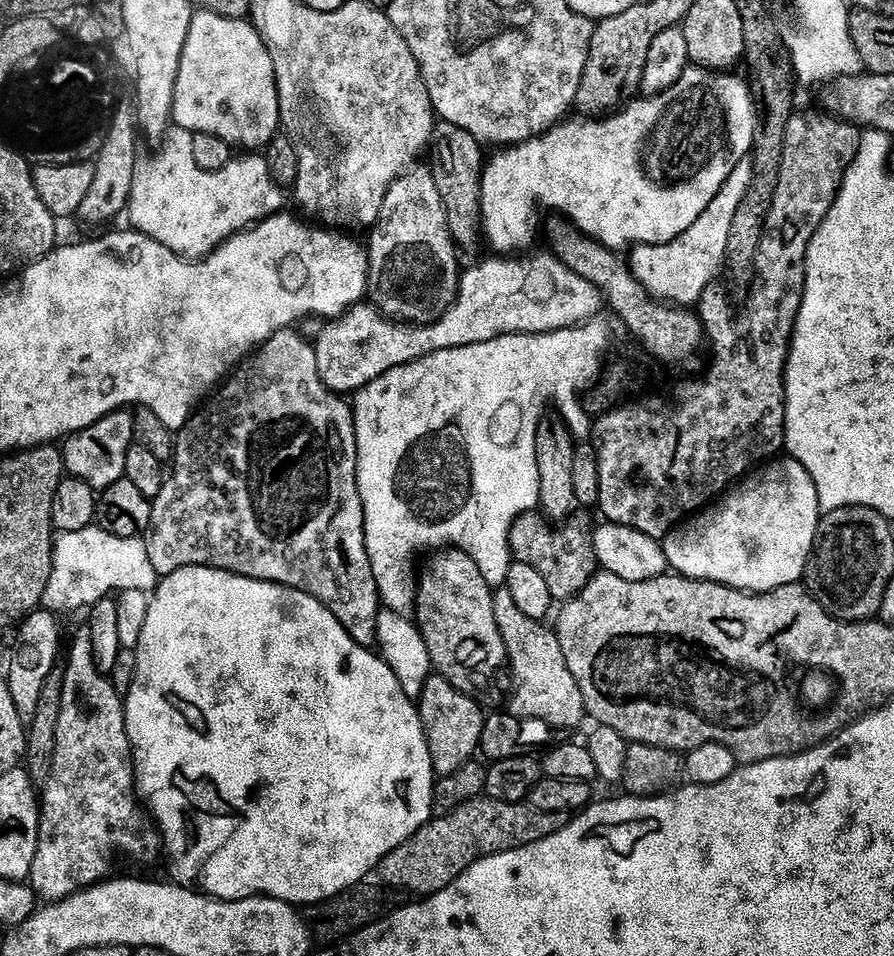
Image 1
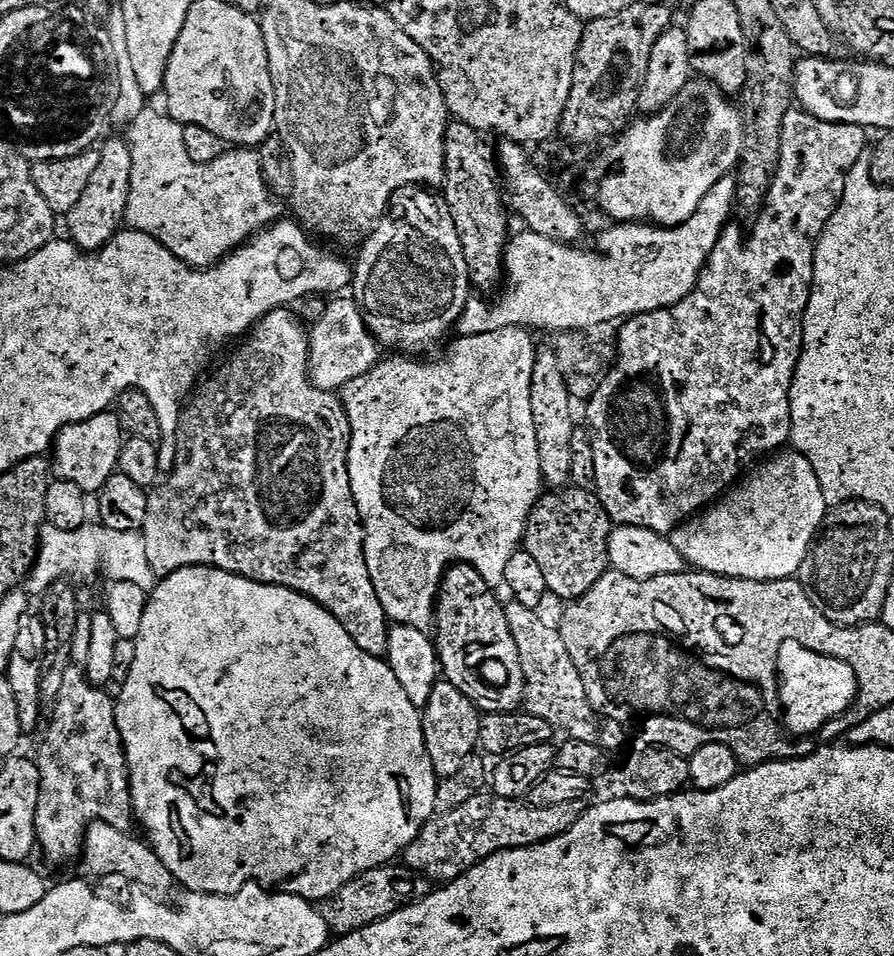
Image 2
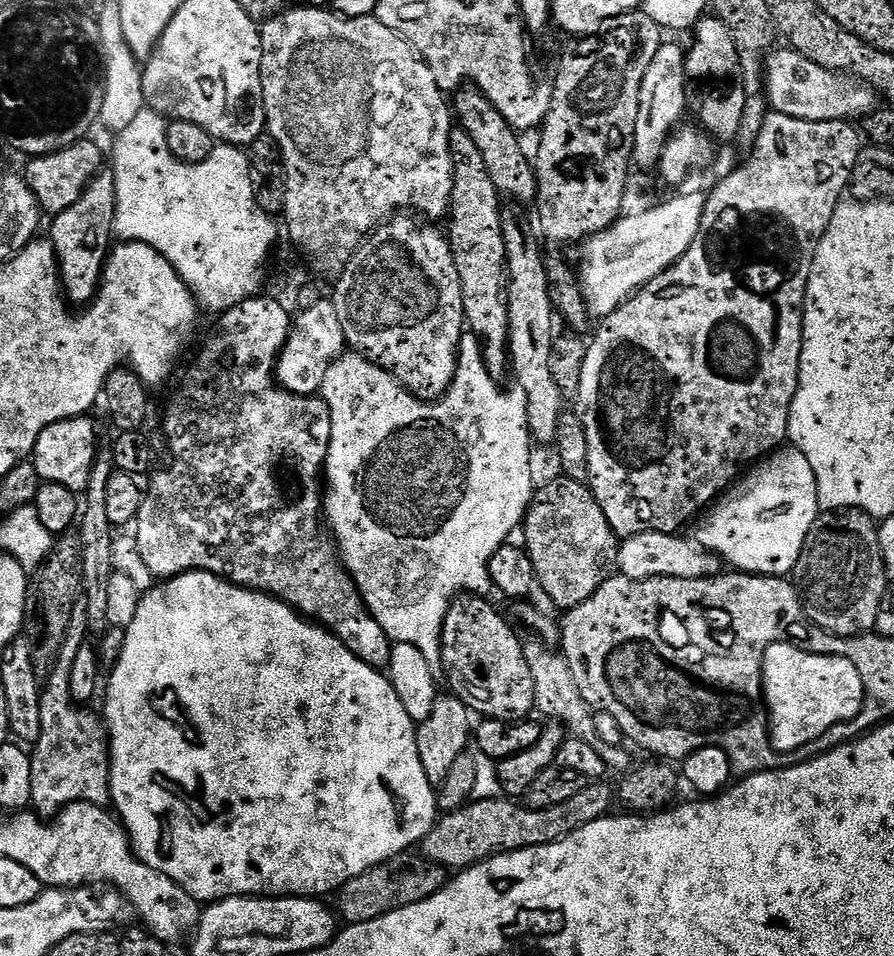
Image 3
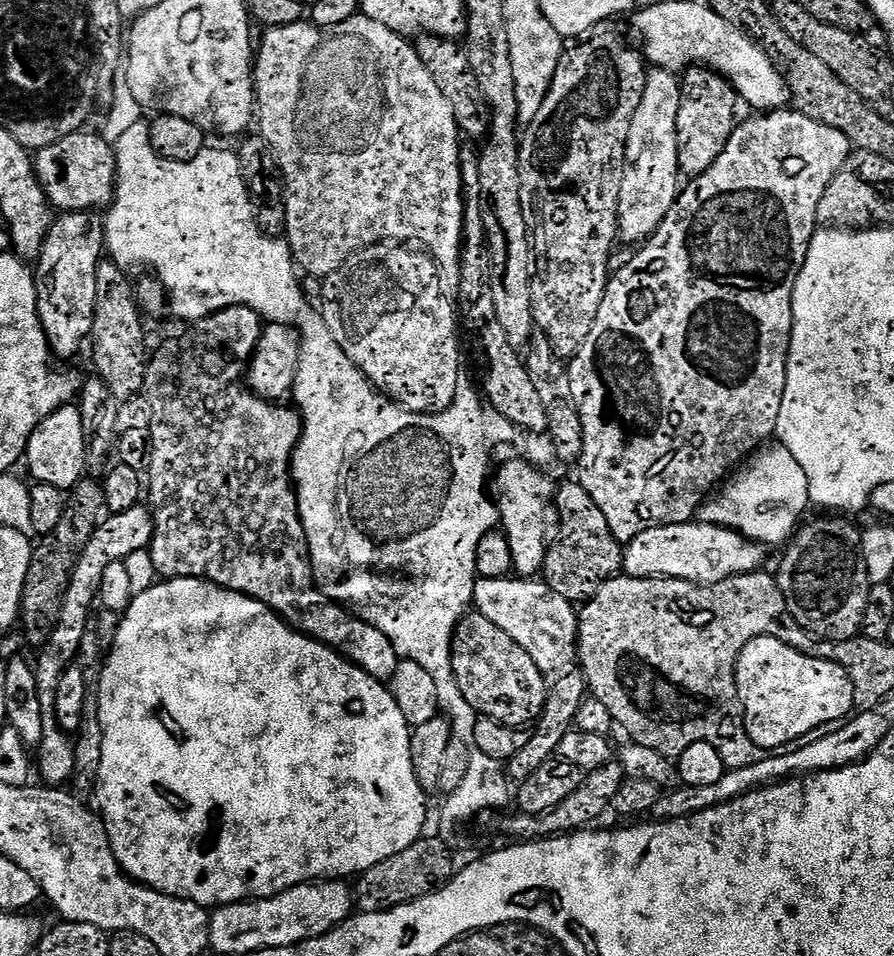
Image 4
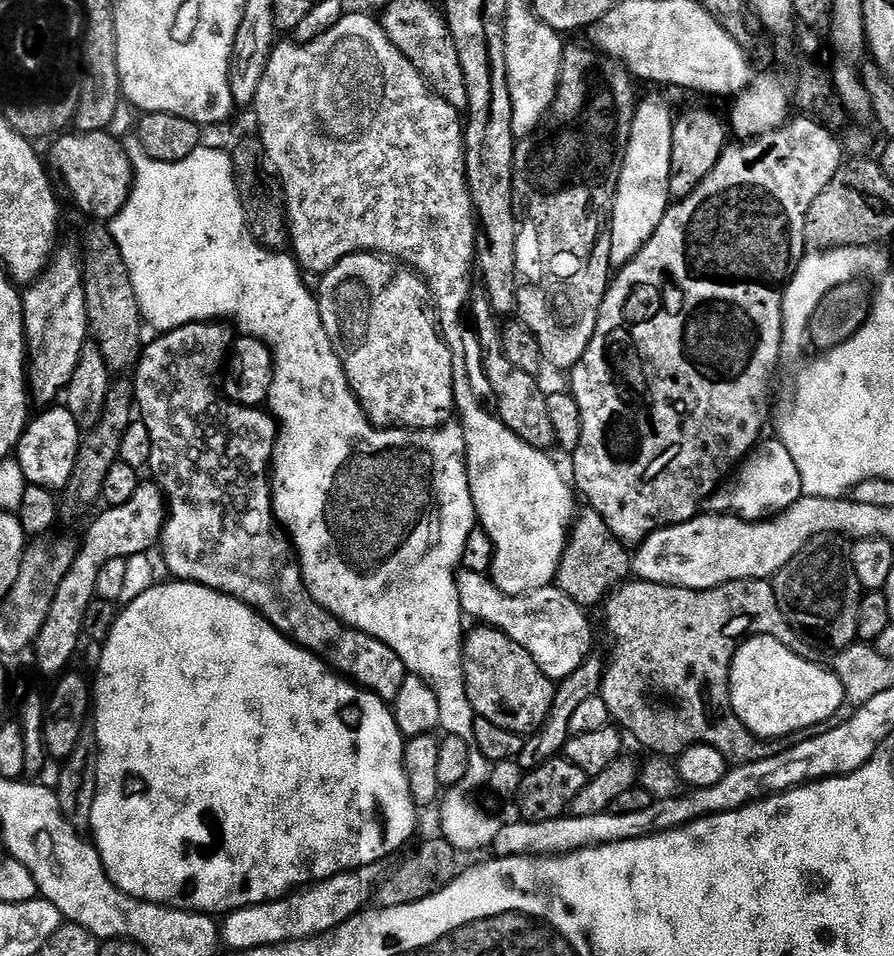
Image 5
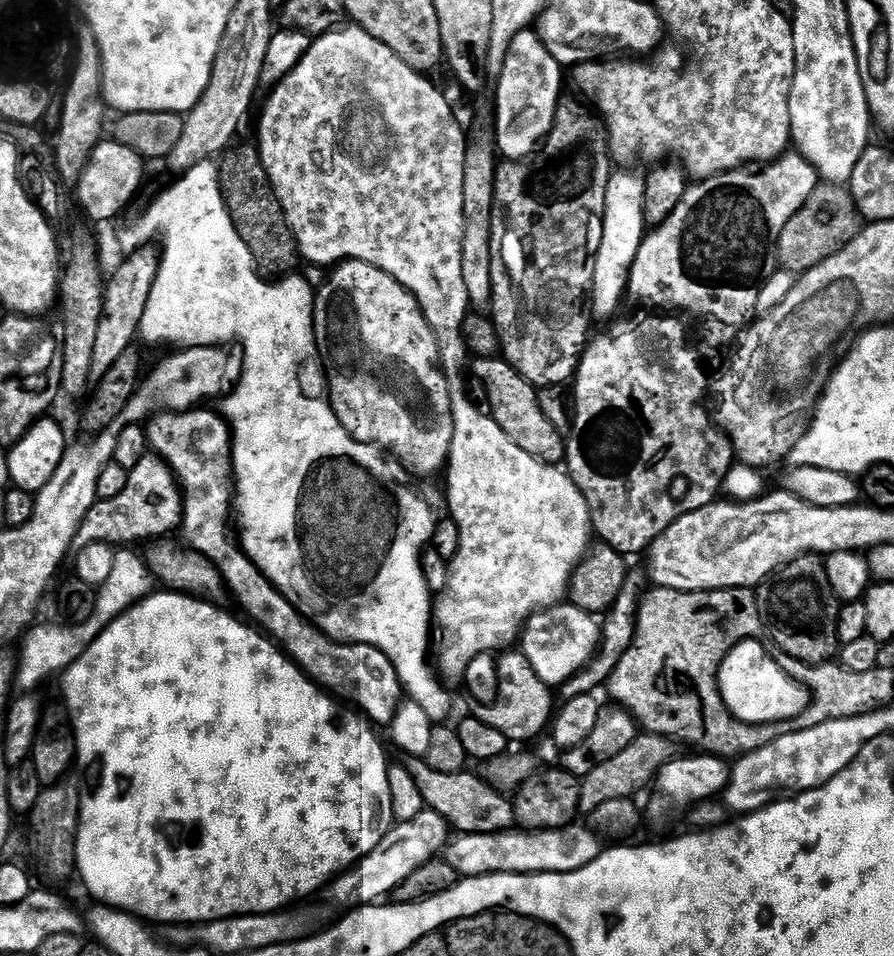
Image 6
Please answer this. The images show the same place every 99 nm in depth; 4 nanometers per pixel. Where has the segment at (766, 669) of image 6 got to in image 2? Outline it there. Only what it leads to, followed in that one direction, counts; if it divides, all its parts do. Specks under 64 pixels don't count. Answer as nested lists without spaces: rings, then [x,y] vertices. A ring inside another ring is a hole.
[[[791,642],[780,647],[776,655],[778,704],[782,709],[782,724],[796,738],[812,738],[826,722],[838,718],[856,702],[856,675],[846,662],[833,656],[823,656]]]

